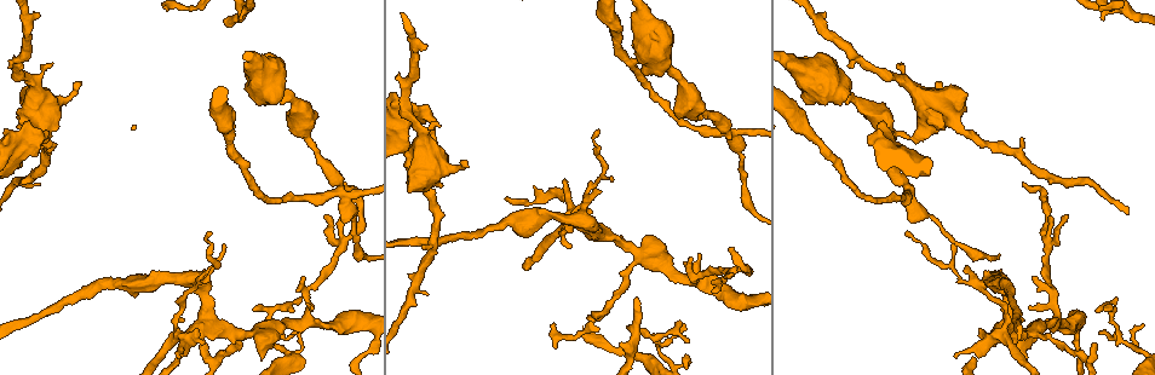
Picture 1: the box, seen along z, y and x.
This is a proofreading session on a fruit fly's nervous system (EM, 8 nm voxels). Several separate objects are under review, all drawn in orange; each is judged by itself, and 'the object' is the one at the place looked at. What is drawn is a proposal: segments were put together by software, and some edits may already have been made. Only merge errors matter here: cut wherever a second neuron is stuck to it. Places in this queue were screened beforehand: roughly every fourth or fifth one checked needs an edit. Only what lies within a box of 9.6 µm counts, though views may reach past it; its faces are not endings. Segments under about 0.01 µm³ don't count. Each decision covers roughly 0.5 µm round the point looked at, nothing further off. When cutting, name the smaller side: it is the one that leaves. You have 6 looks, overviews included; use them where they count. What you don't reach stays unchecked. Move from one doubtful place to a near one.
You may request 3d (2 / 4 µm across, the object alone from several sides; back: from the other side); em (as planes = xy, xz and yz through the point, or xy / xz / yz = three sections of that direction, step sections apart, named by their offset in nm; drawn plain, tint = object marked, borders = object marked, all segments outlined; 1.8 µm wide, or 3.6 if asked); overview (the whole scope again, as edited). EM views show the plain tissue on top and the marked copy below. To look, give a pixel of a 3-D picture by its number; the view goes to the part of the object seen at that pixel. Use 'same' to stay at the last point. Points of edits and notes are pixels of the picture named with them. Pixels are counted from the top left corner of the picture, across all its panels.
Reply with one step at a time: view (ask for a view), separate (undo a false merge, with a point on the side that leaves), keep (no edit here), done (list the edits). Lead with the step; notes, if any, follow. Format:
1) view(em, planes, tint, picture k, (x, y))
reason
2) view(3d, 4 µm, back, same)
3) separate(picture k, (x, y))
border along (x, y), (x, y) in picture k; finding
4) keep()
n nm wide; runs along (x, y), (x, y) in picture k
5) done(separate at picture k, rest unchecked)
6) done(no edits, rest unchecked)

view(em, planes, tint, picture 1, (582, 218))

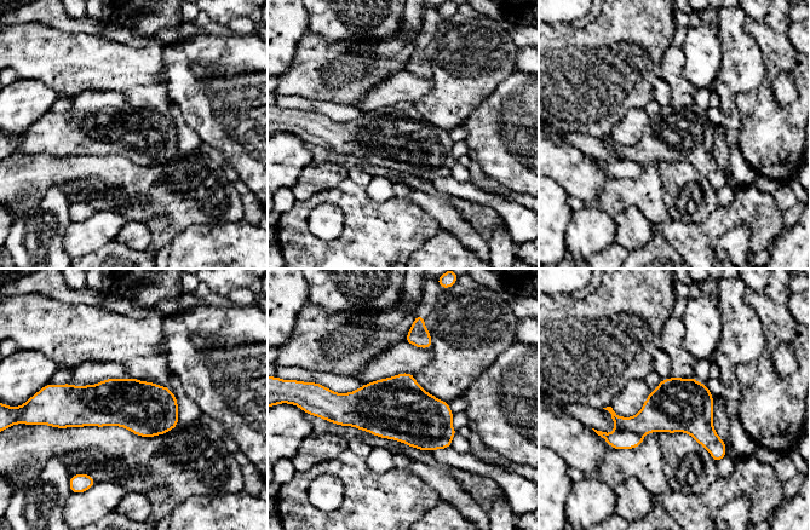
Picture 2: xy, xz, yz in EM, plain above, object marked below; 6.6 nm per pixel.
separate(picture 2, (620, 441))
border along (614, 431), (633, 431), (643, 435) in picture 2; a second neuron is stuck on

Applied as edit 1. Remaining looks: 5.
view(3d, 2 µm, picture 1, (726, 134))
sharp bend

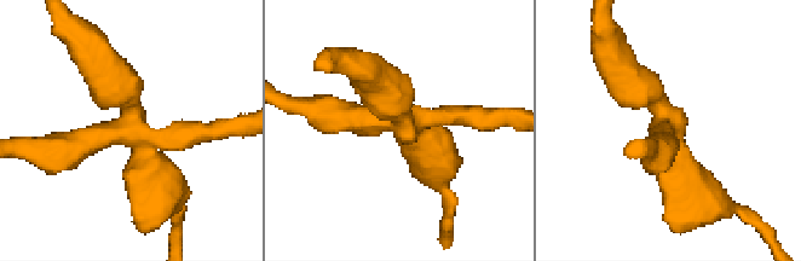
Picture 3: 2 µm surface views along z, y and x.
view(em, yz, step 4, tint, picture 3, (125, 115))
4 arms; shape alone is not enough

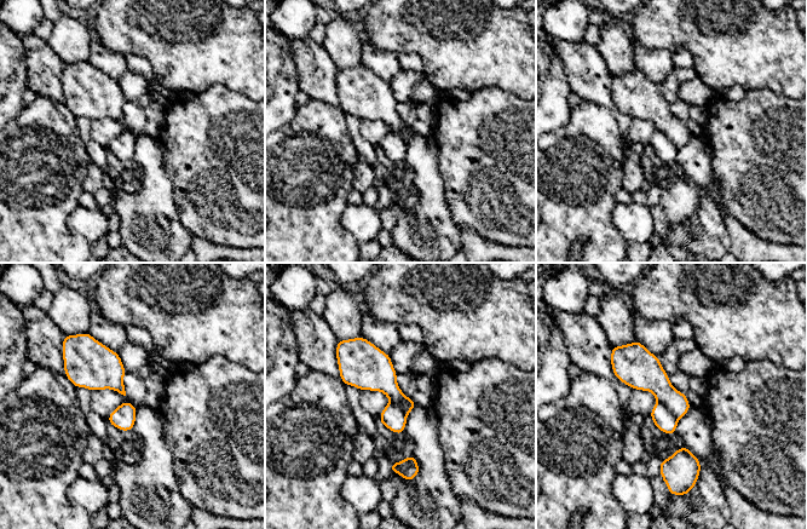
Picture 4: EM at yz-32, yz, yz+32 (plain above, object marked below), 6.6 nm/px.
view(em, planes, tint, same)

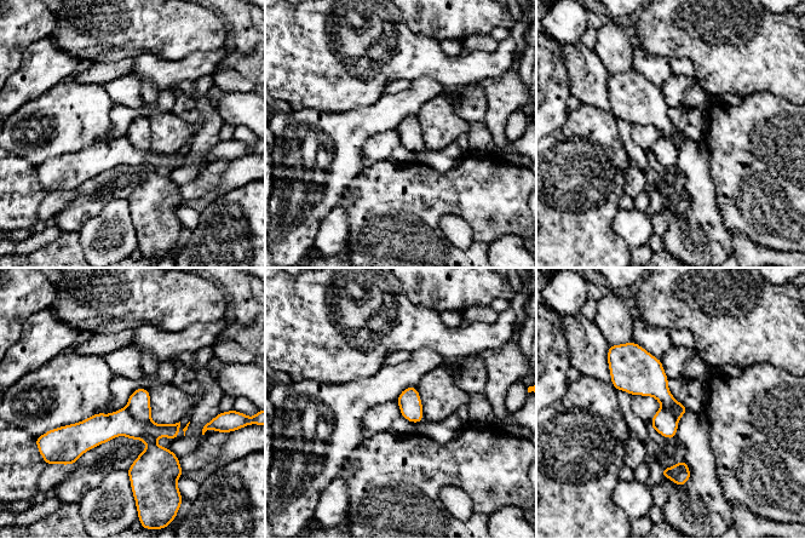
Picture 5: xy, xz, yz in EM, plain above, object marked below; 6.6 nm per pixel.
separate(picture 5, (101, 428))
the part that leaves runs along (177, 426), (173, 429), (63, 431) in picture 5; a second neuron is stuck on

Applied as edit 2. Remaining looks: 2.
done(separate at picture 2, separate at picture 5, rest unchecked)

